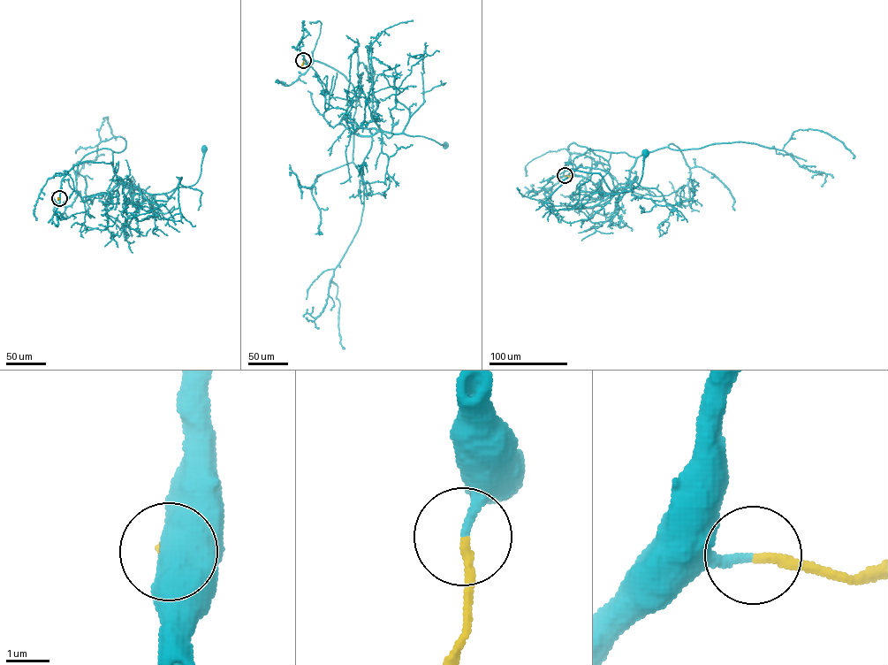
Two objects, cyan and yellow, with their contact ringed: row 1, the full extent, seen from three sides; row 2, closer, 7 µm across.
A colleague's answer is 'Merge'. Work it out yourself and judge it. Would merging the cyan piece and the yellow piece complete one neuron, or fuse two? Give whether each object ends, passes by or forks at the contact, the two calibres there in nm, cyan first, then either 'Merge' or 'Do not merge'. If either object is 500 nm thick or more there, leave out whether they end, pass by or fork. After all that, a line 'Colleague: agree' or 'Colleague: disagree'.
At the ring cyan ends. At the ring yellow ends. Thickness 200 nm (cyan) against 200 nm. Merge
Colleague: agree

